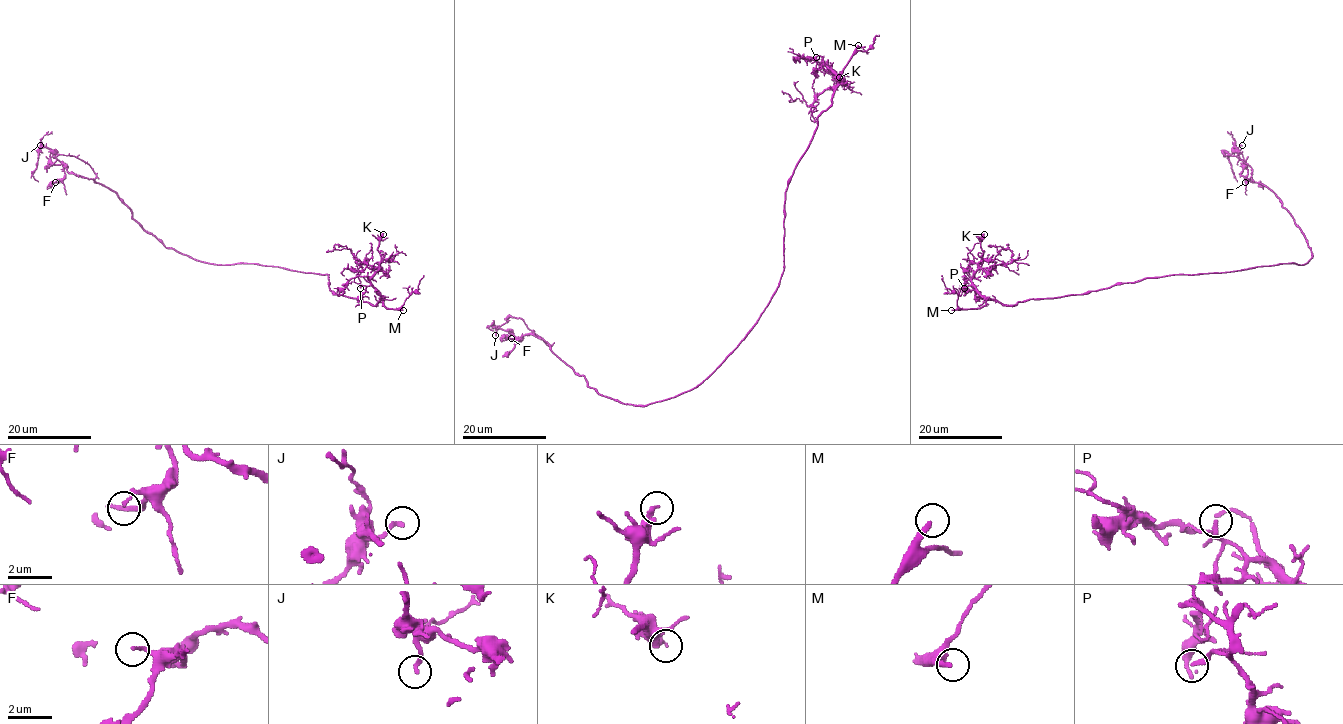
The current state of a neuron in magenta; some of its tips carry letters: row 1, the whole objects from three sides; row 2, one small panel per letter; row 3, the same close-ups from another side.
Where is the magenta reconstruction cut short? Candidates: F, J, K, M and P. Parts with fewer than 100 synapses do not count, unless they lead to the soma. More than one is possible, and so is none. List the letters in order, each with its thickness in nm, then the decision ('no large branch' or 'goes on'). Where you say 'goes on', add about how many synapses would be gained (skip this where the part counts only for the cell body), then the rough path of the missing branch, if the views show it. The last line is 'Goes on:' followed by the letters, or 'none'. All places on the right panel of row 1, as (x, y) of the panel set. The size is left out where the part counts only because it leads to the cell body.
F: calibre 150 nm; no large branch
J: calibre 160 nm; no large branch
K: calibre 200 nm; no large branch
M: calibre 240 nm; goes on
P: calibre 150 nm; no large branch
Goes on: M

